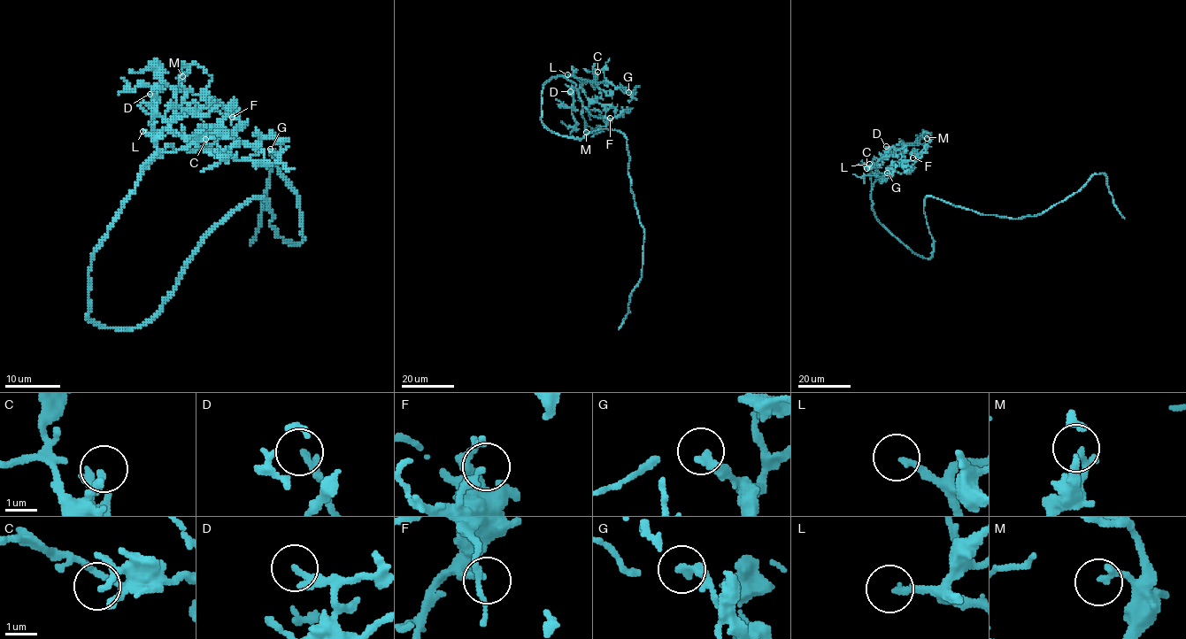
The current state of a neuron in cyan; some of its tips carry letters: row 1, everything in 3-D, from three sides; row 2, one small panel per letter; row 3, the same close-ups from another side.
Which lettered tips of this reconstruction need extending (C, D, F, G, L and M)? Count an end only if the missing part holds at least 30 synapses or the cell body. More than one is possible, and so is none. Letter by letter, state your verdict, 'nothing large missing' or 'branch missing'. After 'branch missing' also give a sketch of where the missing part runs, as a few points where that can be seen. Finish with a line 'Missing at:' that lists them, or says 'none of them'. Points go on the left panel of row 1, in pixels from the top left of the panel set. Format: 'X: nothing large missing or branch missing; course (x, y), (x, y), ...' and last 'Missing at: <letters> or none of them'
C: nothing large missing
D: nothing large missing
F: nothing large missing
G: nothing large missing
L: branch missing; course (142, 131), (132, 122), (111, 116), (86, 113), (71, 102)
M: nothing large missing
Missing at: L

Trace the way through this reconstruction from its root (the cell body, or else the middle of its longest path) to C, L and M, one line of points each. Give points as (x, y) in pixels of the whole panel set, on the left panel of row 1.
C: (202, 244), (142, 324), (105, 328), (89, 319), (90, 257), (141, 168), (159, 150), (205, 139)
L: (202, 244), (174, 291), (142, 324), (105, 328), (89, 319), (90, 257), (157, 150), (142, 131)
M: (202, 244), (142, 324), (89, 319), (90, 257), (157, 150), (152, 134), (170, 124), (163, 117), (182, 76)

